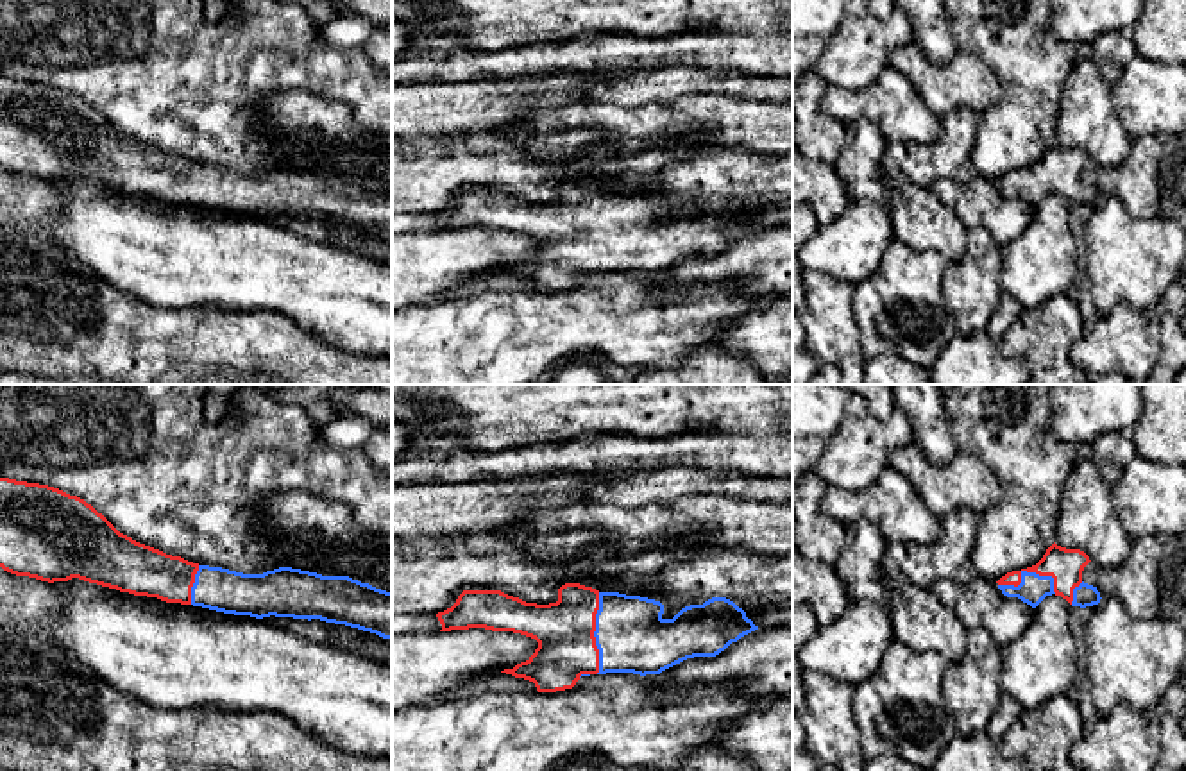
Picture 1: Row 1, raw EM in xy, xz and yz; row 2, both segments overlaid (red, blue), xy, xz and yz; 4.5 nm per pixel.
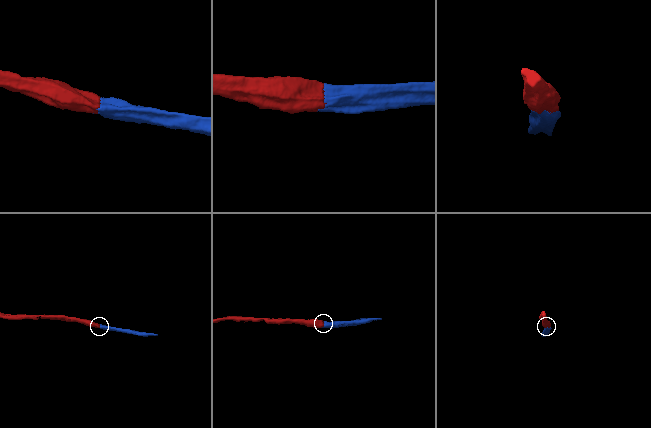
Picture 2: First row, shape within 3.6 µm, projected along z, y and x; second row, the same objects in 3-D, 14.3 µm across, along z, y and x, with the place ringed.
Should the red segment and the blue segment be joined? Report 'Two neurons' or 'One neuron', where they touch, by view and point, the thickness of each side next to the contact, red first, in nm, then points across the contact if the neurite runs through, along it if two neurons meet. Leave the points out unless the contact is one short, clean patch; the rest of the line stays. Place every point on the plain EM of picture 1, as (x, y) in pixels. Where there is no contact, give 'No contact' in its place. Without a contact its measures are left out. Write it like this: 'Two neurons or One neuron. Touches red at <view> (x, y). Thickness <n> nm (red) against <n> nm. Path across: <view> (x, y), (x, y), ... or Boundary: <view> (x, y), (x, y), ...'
One neuron. Touches red at xz (592, 233). Thickness 260 nm (red) against 320 nm

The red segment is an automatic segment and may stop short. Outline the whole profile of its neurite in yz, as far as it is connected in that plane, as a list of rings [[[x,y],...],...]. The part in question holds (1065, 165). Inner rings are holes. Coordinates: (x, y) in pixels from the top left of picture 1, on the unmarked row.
[[[1054,141],[1036,165],[1007,172],[996,182],[1004,195],[1018,197],[1032,208],[1052,193],[1072,206],[1086,208],[1102,199],[1097,186],[1082,181],[1082,170],[1089,161],[1084,150],[1066,148]]]

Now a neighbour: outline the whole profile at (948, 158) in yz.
[[[957,107],[941,116],[941,136],[932,145],[905,145],[903,170],[909,179],[932,188],[939,179],[968,181],[975,177],[970,159],[977,138],[978,114],[970,107]]]

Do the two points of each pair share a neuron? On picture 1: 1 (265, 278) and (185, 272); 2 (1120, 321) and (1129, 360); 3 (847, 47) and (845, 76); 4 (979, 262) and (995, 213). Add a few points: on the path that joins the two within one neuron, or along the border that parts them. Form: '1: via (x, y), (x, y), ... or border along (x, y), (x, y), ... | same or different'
1: via (245, 272), (204, 272) | same
2: via (1122, 330), (1122, 344), (1129, 351) | same
3: via (847, 54), (845, 68) | same
4: border along (968, 228), (982, 228), (1000, 247) | different

